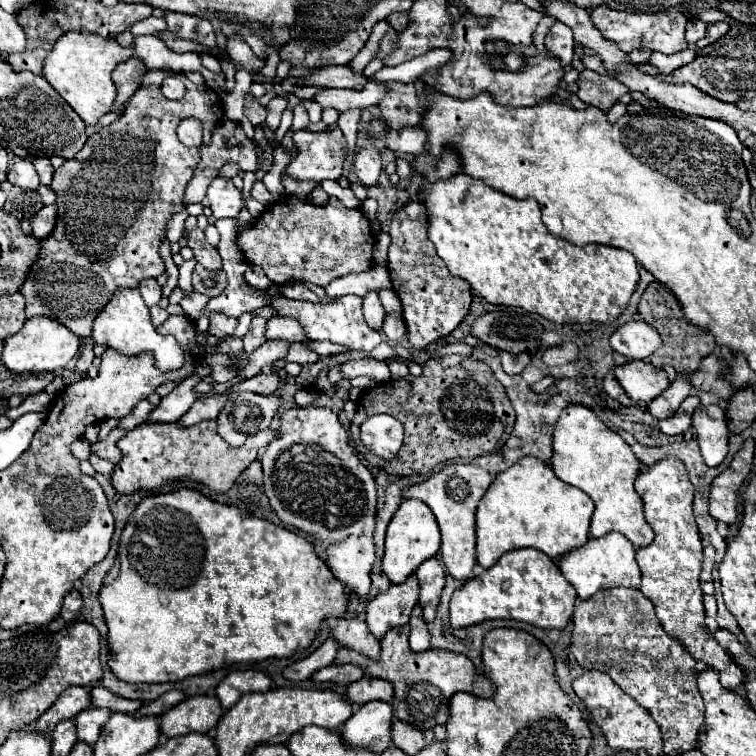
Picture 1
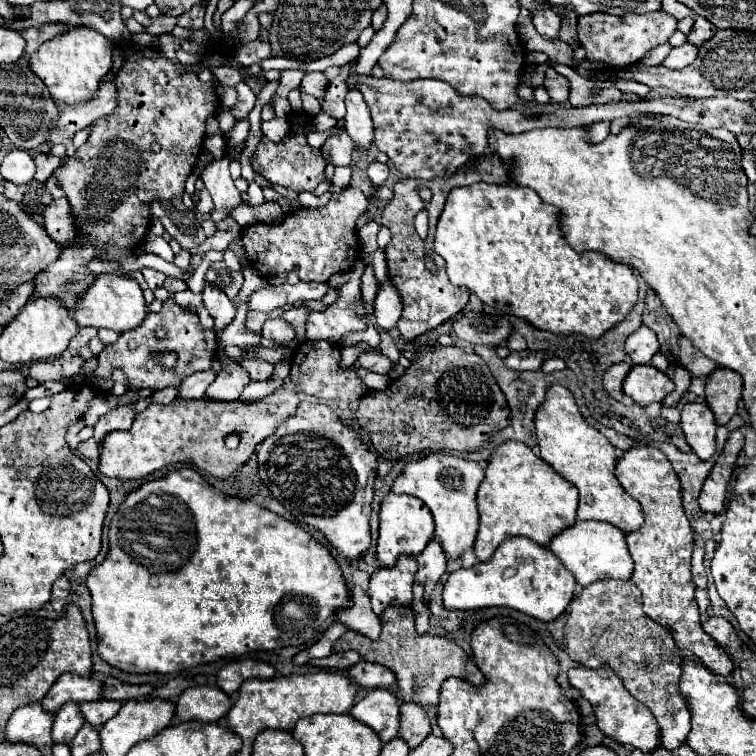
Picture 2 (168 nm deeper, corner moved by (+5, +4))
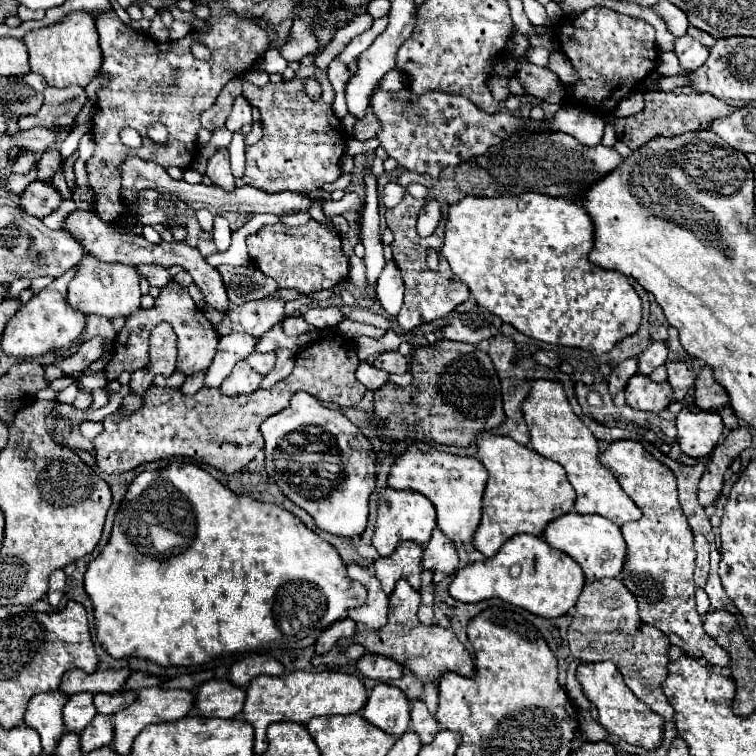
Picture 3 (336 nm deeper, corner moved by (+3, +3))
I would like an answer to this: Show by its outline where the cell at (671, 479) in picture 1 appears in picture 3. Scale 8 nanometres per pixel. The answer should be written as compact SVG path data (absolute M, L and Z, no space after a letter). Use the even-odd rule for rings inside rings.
M619 439L609 443L607 449L599 453L599 461L603 467L611 469L623 491L643 513L639 521L621 525L627 543L621 581L635 595L641 621L663 631L669 641L689 657L703 659L717 667L729 665L729 653L703 631L702 617L695 611L694 535L679 507L671 469L647 453L637 439Z

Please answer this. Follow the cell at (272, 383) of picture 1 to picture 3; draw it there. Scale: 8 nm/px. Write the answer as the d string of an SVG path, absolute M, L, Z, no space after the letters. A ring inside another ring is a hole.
M255 353L255 355L249 355L247 363L251 367L255 367L255 371L259 371L261 375L265 375L275 365L275 353Z

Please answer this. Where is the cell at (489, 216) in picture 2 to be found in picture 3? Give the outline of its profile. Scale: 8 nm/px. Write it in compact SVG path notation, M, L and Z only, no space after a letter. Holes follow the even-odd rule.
M539 193L491 199L465 197L449 211L445 245L441 251L451 271L467 283L475 301L501 317L501 321L513 325L527 337L579 347L599 356L611 351L625 337L637 333L641 323L641 299L625 275L589 263L587 255L593 249L593 235L595 229L589 213L569 199L555 199Z

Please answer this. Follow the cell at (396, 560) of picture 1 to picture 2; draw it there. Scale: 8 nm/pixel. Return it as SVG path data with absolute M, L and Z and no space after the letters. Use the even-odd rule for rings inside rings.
M389 492L381 502L381 522L377 542L377 558L383 562L383 566L391 568L403 554L405 556L421 554L431 538L433 538L433 516L429 508L415 496L397 496Z

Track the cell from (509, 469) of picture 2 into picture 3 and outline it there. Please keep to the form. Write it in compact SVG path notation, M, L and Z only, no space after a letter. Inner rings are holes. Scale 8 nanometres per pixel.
M487 437L477 443L475 457L489 471L483 493L483 517L473 535L473 545L485 557L493 557L501 545L519 533L541 535L549 521L573 511L575 491L565 477L565 469L535 453L527 445L511 441L511 437Z

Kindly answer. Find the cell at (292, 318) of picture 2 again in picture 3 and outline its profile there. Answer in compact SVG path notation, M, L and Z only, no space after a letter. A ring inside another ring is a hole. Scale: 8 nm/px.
M313 307L313 309L309 309L303 317L307 319L307 323L315 325L317 329L337 327L337 325L345 319L339 307Z

